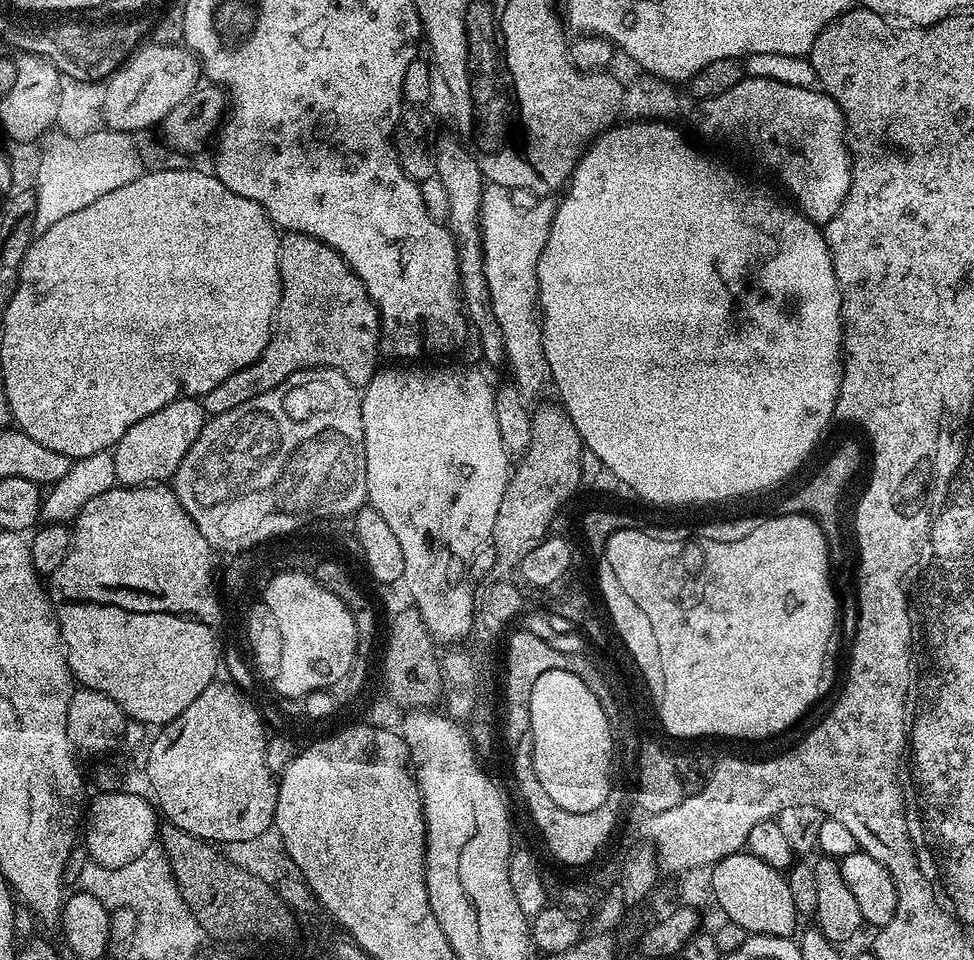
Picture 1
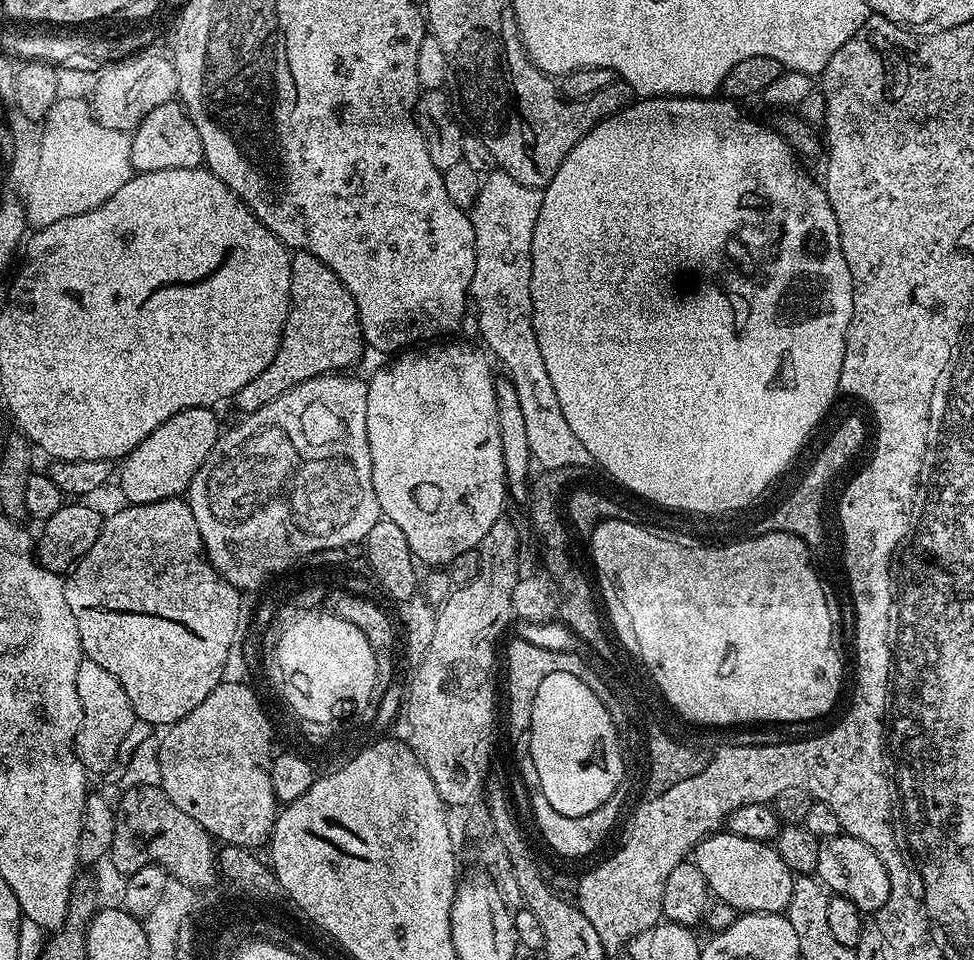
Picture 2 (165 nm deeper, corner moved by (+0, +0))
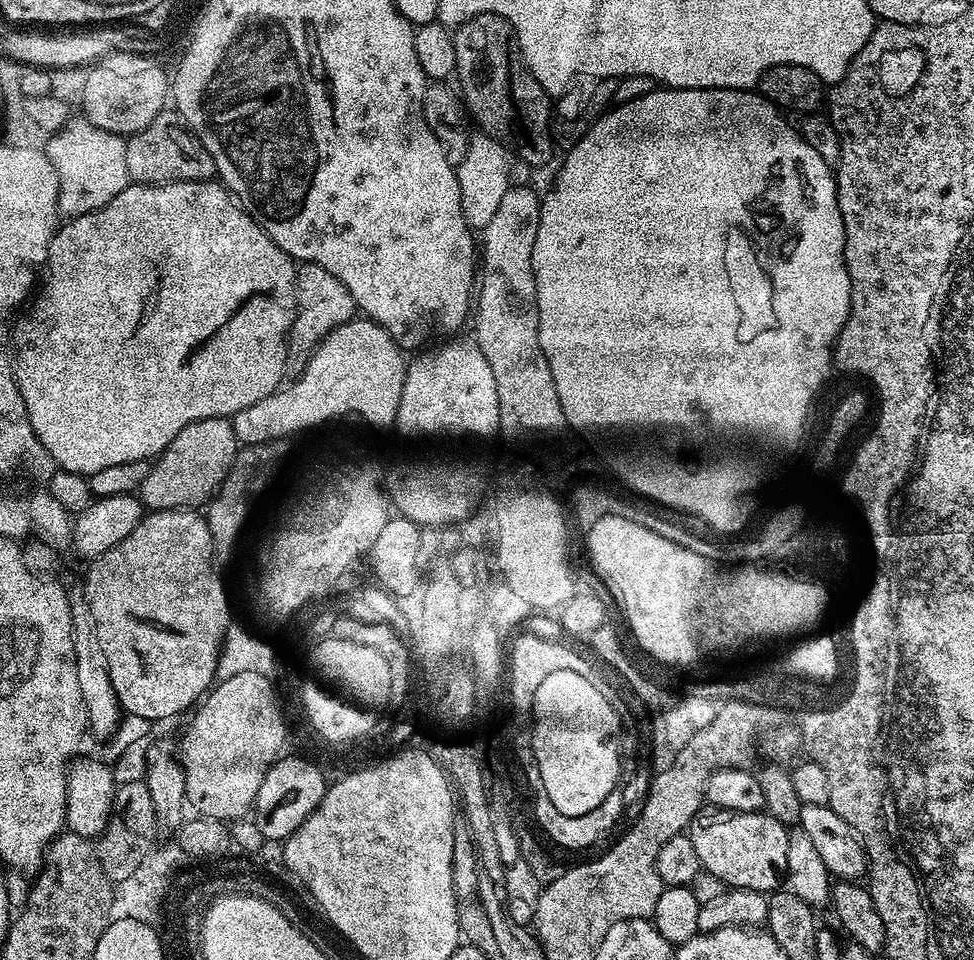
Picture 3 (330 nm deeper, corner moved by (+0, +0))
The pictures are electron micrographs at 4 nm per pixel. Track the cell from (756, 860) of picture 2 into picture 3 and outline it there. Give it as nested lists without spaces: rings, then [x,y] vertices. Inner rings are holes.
[[[733,812],[715,820],[712,816],[701,814],[688,825],[686,835],[694,842],[701,869],[714,878],[722,878],[729,888],[754,890],[771,894],[785,883],[786,842],[789,829],[780,820],[762,812]]]

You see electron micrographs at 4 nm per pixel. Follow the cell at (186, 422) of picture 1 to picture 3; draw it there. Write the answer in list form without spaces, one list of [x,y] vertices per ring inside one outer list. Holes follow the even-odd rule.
[[[215,416],[190,422],[188,426],[178,430],[164,452],[151,461],[146,478],[138,489],[140,503],[153,512],[171,508],[195,509],[207,505],[227,476],[237,451],[238,441],[231,419]]]

